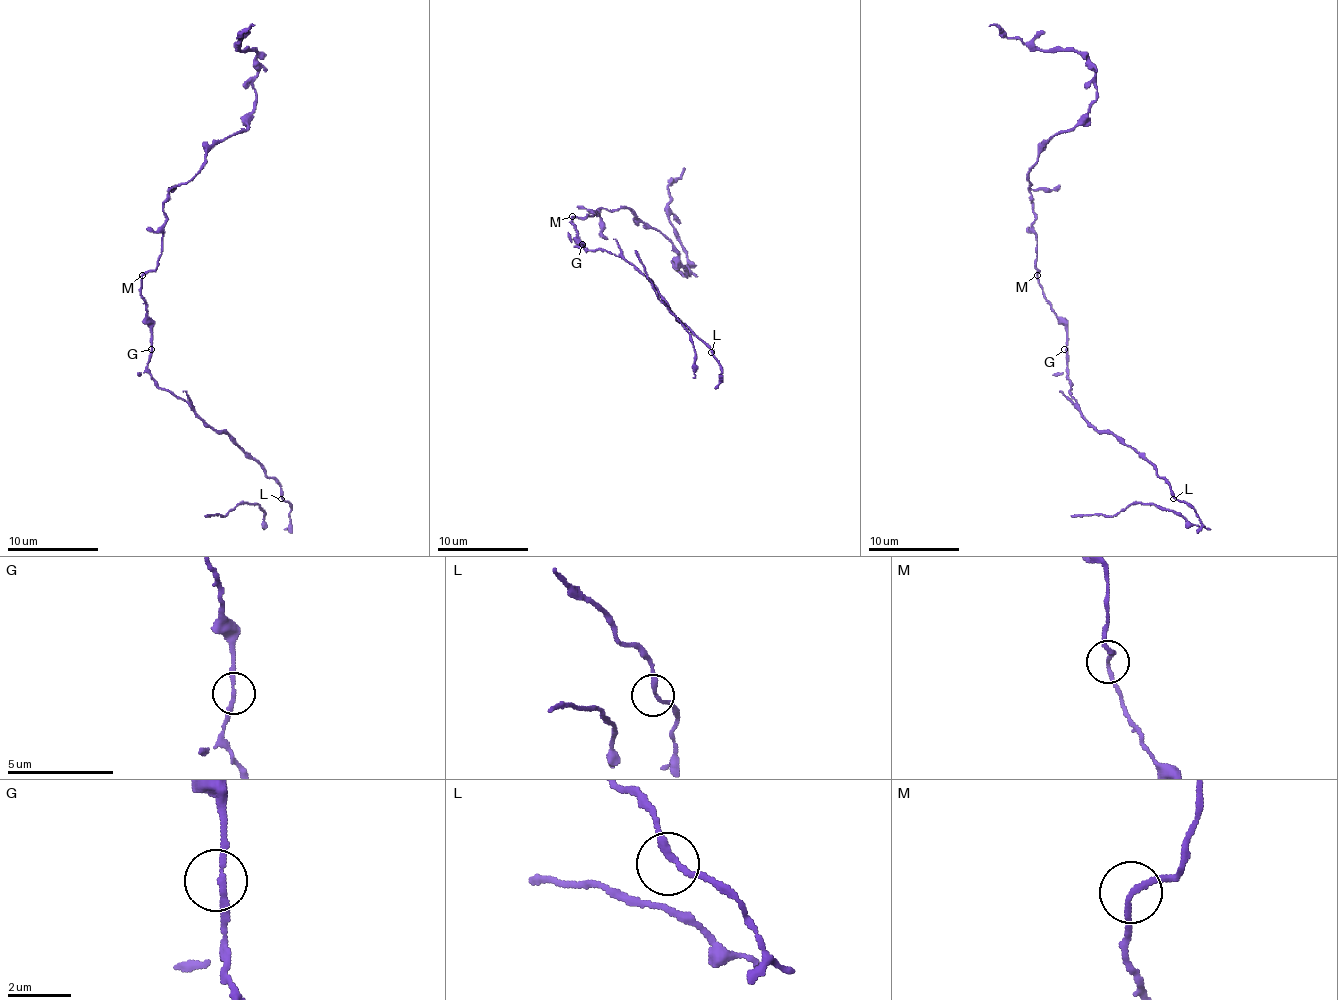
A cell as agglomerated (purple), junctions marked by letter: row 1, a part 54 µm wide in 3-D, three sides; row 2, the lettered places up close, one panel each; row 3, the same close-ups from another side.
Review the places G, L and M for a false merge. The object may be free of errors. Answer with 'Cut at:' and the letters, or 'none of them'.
Cut at: none of them

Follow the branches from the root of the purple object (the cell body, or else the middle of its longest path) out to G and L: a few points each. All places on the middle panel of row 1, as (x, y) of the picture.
G: (575, 226), (575, 237), (582, 244)
L: (575, 226), (575, 237), (582, 244), (577, 246), (623, 255), (650, 282), (668, 304), (668, 309), (711, 352)

